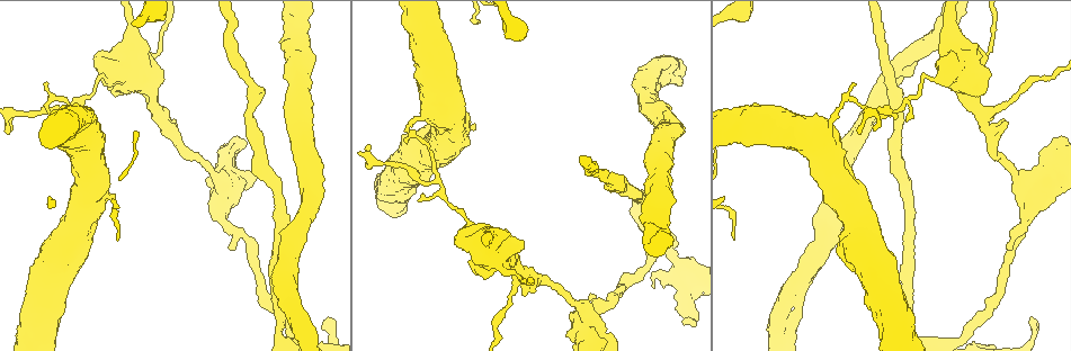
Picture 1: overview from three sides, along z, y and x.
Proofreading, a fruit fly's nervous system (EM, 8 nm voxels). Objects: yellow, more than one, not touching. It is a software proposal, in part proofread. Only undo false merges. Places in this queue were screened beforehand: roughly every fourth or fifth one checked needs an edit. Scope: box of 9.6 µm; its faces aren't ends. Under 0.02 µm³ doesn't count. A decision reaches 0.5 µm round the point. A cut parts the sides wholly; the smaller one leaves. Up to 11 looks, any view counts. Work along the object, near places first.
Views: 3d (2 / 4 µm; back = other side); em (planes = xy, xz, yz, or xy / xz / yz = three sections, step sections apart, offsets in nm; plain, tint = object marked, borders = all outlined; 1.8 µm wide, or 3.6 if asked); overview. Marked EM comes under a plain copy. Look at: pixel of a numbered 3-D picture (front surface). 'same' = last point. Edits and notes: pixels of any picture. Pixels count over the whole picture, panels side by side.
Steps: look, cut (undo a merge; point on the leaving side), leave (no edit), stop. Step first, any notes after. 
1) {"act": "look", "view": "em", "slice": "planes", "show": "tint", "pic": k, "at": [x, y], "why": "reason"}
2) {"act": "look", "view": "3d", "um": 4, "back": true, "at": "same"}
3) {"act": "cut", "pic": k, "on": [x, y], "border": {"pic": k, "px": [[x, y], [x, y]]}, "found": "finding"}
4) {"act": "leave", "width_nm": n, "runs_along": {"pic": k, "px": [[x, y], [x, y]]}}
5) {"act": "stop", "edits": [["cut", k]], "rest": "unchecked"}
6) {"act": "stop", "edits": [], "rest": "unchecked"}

{"act": "look", "view": "em", "slice": "planes", "show": "tint", "pic": 1, "at": [106, 80], "why": "abrupt turn"}

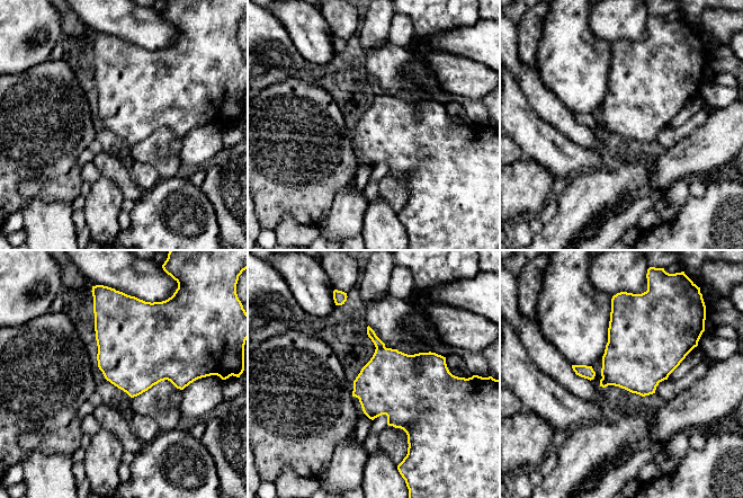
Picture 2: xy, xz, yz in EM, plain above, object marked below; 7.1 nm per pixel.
{"act": "cut", "pic": 2, "on": [391, 379], "width_nm": 460, "found": "two cells meet here"}

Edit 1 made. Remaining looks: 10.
{"act": "look", "view": "em", "slice": "planes", "show": "borders", "pic": 1, "at": [778, 313], "why": "a fork"}

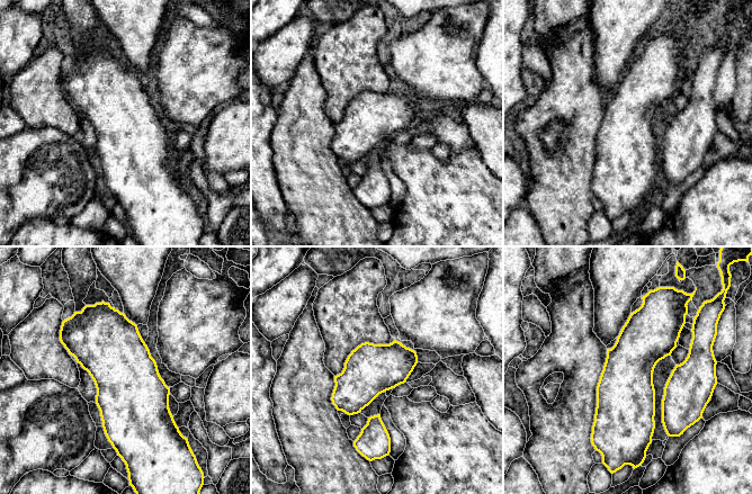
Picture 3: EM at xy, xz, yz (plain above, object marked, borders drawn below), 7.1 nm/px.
{"act": "leave", "found": "all the same cell"}

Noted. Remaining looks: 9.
{"act": "stop", "edits": [["cut", 2]], "rest": "unchecked"}

